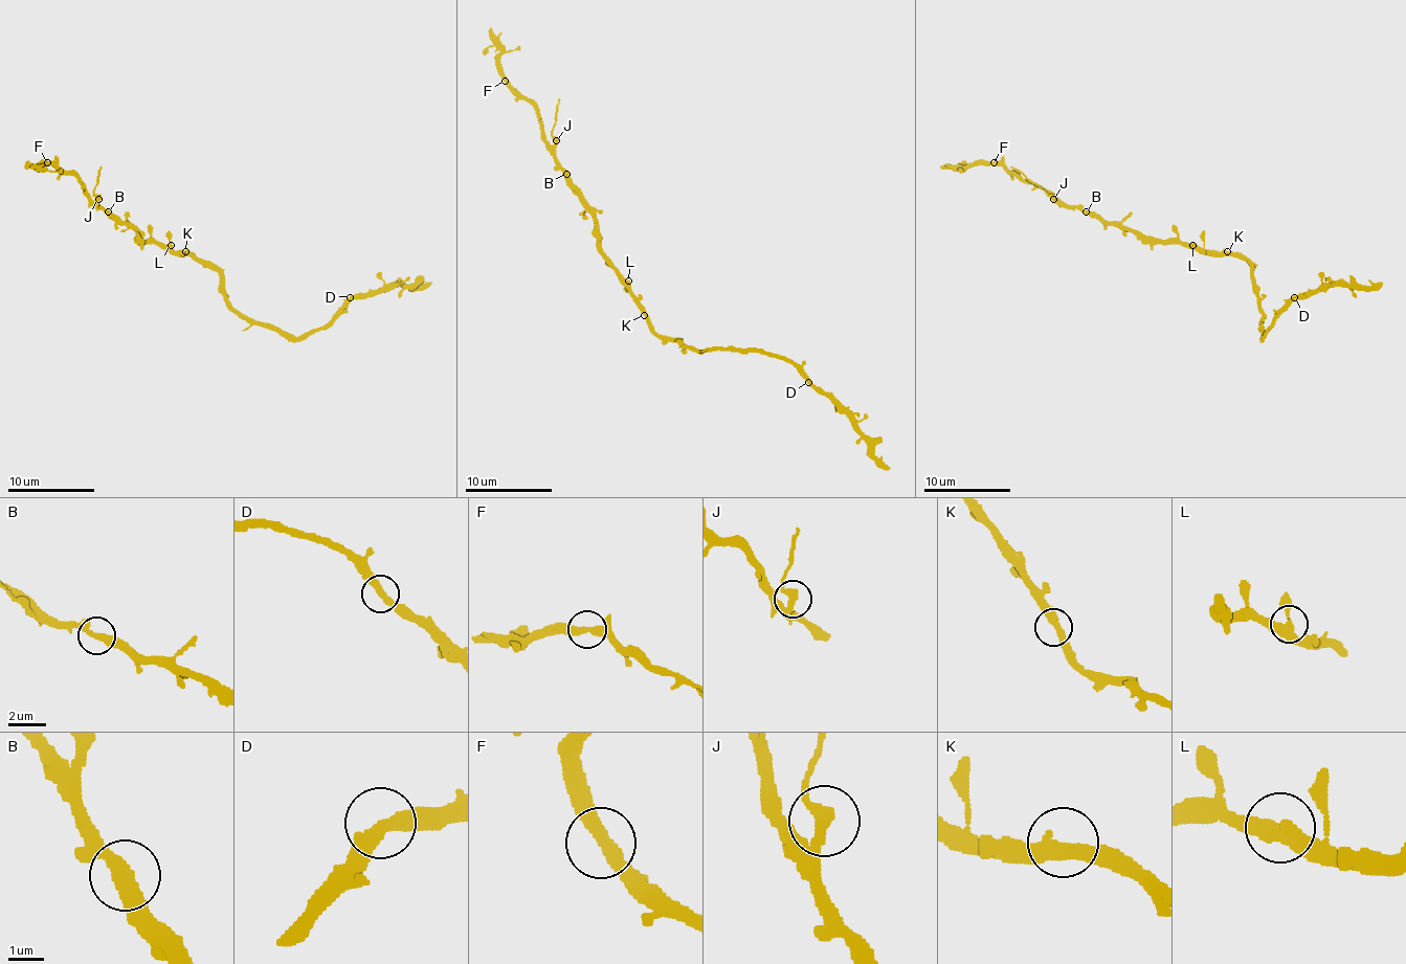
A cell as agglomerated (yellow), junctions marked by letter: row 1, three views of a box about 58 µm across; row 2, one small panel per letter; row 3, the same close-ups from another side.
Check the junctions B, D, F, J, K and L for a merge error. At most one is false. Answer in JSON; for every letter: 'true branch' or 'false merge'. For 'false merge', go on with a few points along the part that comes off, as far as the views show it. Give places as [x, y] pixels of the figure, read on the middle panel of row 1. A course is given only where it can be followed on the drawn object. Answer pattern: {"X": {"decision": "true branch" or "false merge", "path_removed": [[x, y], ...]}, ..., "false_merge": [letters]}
{"B": {"decision": "true branch"}, "D": {"decision": "true branch"}, "F": {"decision": "true branch"}, "J": {"decision": "false merge", "path_removed": [[557, 141], [553, 127], [559, 98]]}, "K": {"decision": "true branch"}, "L": {"decision": "true branch"}, "false_merge": ["J"]}

